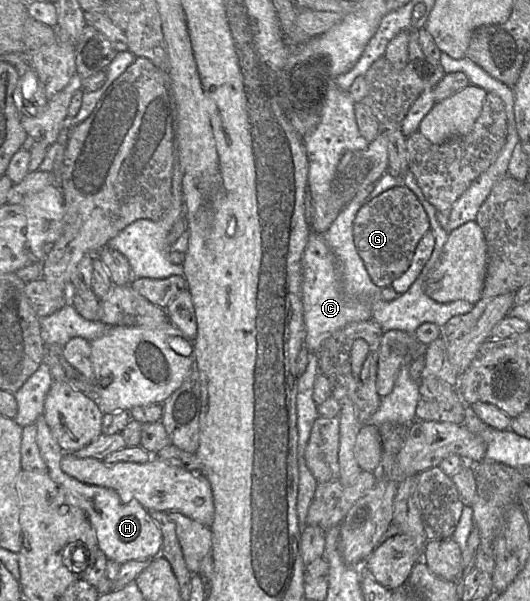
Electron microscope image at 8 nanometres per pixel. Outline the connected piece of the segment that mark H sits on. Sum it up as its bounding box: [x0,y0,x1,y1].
[35,414,163,565]

